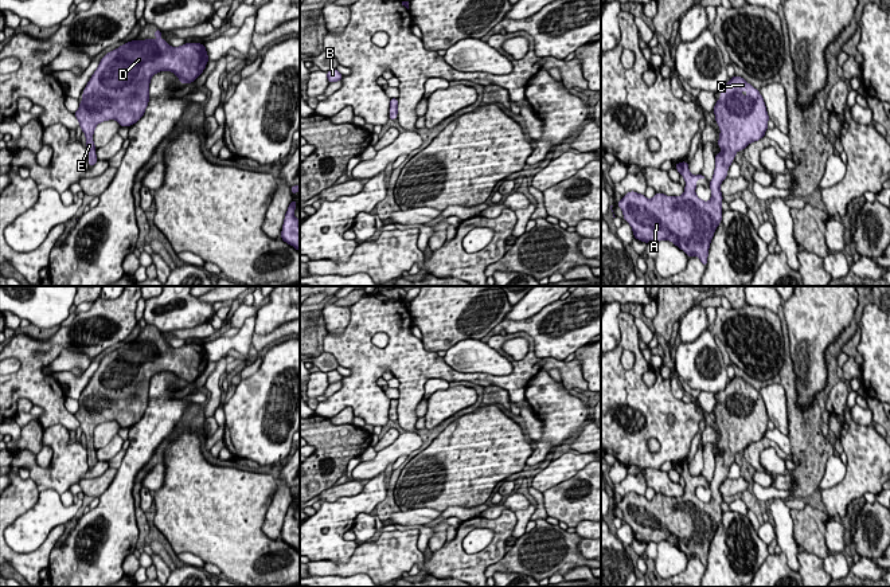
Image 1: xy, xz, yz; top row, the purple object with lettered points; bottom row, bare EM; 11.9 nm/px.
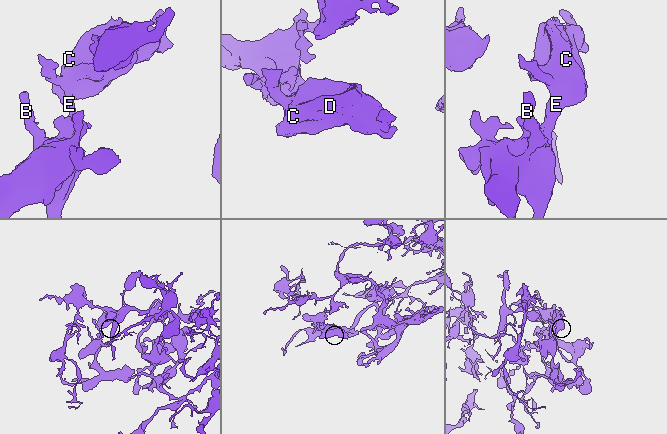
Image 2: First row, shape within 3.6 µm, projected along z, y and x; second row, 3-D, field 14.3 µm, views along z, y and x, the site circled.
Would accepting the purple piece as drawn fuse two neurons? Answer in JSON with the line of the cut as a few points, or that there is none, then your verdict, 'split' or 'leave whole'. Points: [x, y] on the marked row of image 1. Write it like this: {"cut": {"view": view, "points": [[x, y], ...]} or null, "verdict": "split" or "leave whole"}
{"cut": null, "verdict": "leave whole"}

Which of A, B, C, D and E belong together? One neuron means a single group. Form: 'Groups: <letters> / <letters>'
Groups: A B C D E

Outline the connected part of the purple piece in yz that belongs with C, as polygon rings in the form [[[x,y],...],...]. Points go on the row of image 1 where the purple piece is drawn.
[[[737,75],[727,81],[713,111],[721,129],[717,144],[722,150],[715,154],[709,201],[695,193],[696,180],[704,176],[692,176],[686,161],[675,164],[686,180],[682,196],[657,192],[648,200],[645,195],[631,191],[617,201],[636,239],[644,243],[667,239],[683,250],[687,258],[696,255],[704,267],[710,242],[722,220],[723,195],[719,185],[727,177],[735,153],[765,137],[769,121],[761,93]]]

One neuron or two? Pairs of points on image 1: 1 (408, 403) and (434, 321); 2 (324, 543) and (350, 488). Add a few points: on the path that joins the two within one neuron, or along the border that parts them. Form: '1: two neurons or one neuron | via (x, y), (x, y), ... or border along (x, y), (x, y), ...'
1: two neurons | border along (421, 340), (426, 349), (436, 352)
2: two neurons | border along (366, 484), (358, 493), (320, 503)

